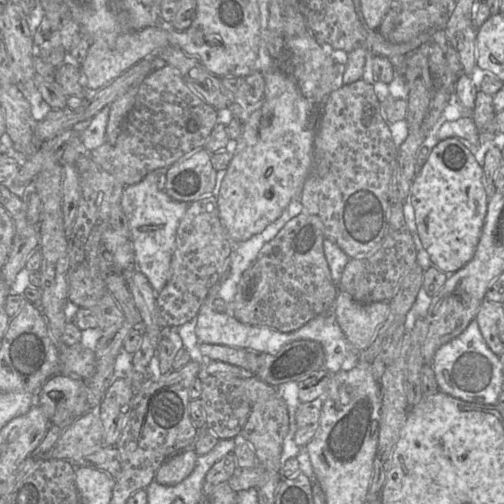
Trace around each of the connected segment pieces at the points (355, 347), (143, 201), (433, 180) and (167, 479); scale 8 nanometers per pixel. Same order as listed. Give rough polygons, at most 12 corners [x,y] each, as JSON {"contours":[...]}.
{"contours":[[[338,291],[331,311],[351,349],[371,344],[387,302]],[[154,170],[121,199],[135,264],[156,294],[170,278],[191,203],[158,189]],[[457,138],[415,175],[410,202],[431,266],[474,256],[483,168]],[[193,448],[172,455],[157,470],[155,480],[179,484],[193,472]]]}

